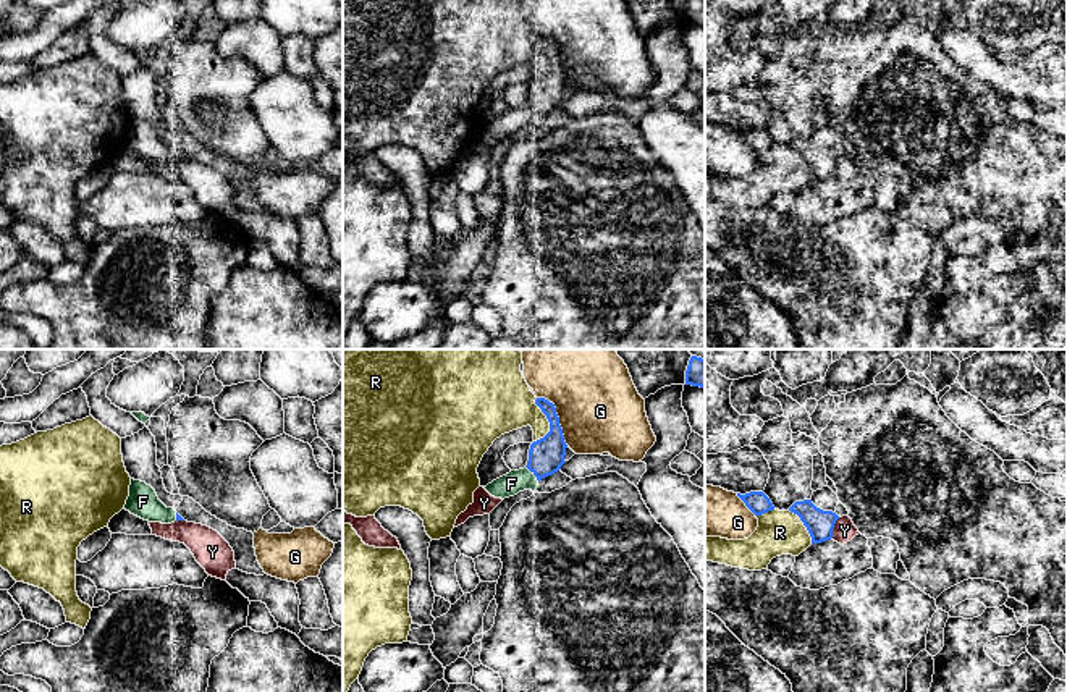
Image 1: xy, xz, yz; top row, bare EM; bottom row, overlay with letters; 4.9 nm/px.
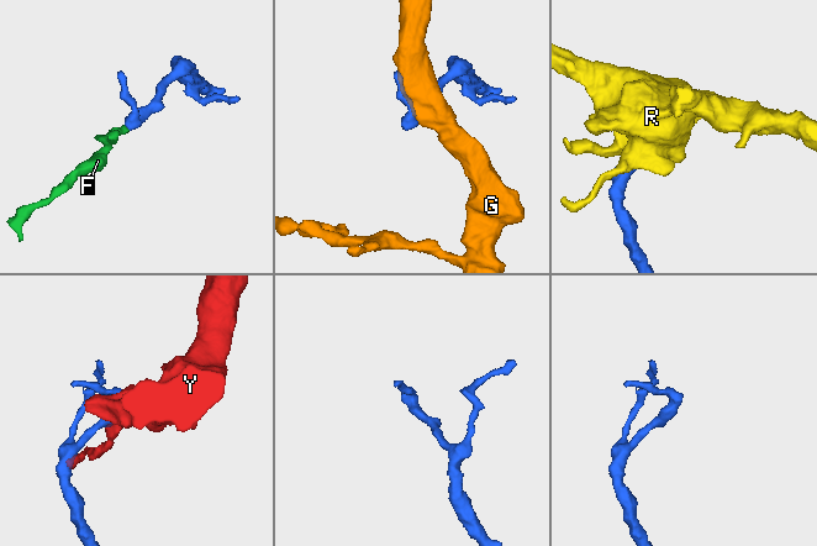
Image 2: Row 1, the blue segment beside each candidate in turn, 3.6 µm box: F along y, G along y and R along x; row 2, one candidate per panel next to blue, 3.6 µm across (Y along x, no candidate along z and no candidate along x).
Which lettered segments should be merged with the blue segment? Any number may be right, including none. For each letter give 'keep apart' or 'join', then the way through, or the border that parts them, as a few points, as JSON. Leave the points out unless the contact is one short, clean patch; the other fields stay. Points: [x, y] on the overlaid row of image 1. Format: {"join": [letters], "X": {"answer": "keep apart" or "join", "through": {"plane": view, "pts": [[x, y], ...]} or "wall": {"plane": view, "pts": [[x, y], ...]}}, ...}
{"join": ["F"], "F": {"answer": "join"}, "G": {"answer": "keep apart"}, "R": {"answer": "keep apart"}, "Y": {"answer": "keep apart"}}

